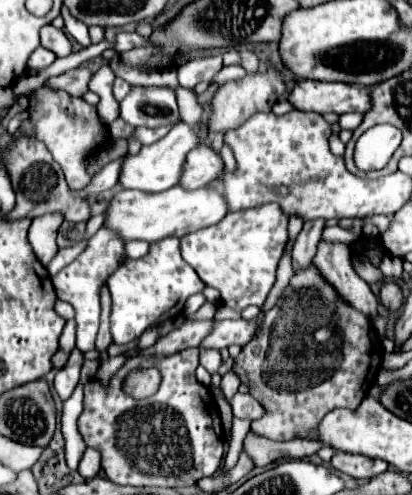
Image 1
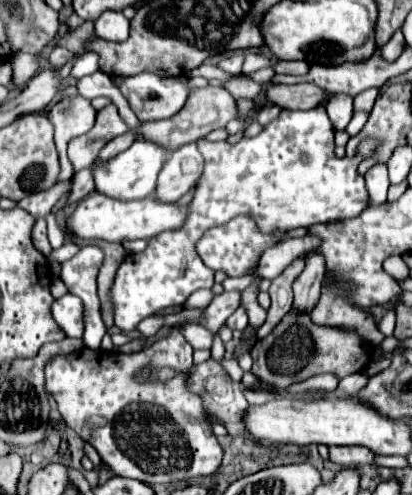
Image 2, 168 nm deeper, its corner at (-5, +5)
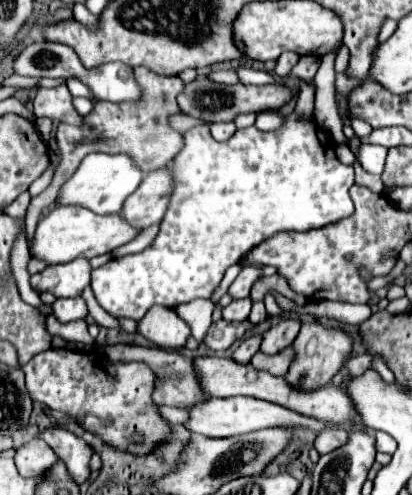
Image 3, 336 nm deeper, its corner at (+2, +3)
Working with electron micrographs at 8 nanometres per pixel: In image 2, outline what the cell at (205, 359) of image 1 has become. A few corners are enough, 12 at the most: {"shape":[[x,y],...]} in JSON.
{"shape":[[181,323],[183,337],[193,349],[209,349],[211,331],[201,323]]}

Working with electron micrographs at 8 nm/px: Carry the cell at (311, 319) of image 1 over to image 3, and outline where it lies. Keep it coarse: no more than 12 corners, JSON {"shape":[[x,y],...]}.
{"shape":[[294,347],[268,355],[258,351],[252,357],[256,369],[284,377],[296,353]]}

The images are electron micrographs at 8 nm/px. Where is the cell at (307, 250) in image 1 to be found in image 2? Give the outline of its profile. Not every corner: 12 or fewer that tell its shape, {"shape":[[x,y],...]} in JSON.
{"shape":[[307,255],[291,311],[311,311],[321,295],[325,259]]}

